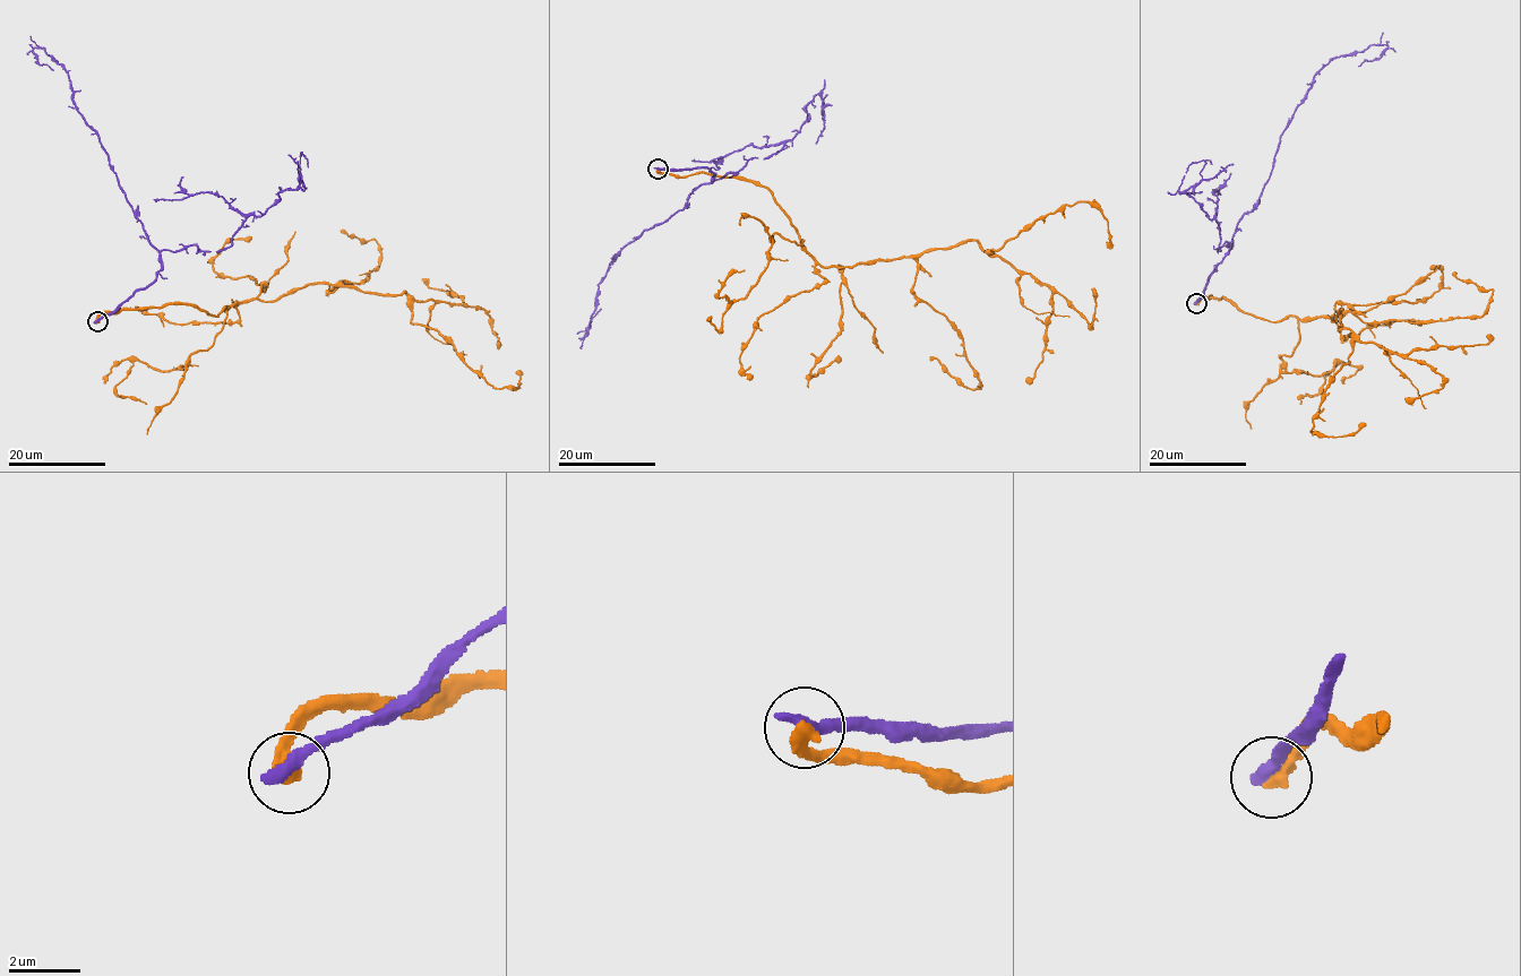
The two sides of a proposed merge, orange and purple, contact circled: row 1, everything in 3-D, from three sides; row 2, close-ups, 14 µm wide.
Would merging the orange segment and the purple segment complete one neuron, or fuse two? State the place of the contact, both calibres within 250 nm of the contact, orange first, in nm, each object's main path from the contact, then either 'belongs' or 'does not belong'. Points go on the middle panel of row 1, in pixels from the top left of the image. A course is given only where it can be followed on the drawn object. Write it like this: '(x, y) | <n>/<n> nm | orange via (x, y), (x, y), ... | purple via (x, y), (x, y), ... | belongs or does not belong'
(658, 169) | 400/400 nm | orange via (658, 170), (758, 181), (823, 266), (968, 240), (993, 252), (1077, 201), (1107, 221), (1110, 248) | purple via (658, 170), (707, 167), (714, 175), (693, 189), (686, 206), (613, 256), (584, 338), (601, 309) | does not belong

